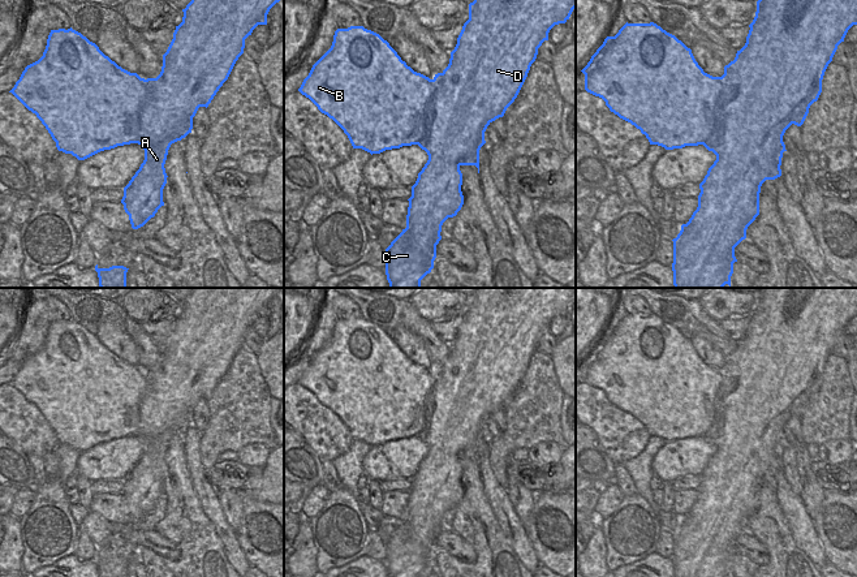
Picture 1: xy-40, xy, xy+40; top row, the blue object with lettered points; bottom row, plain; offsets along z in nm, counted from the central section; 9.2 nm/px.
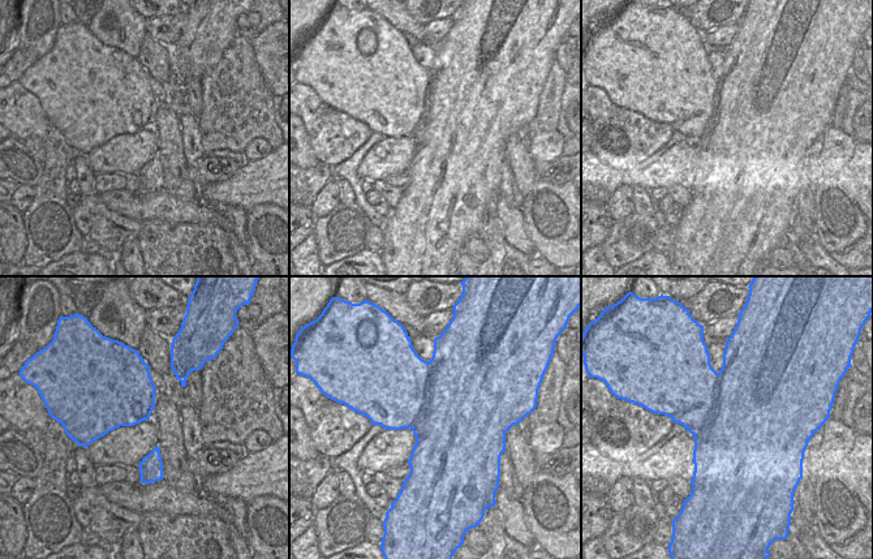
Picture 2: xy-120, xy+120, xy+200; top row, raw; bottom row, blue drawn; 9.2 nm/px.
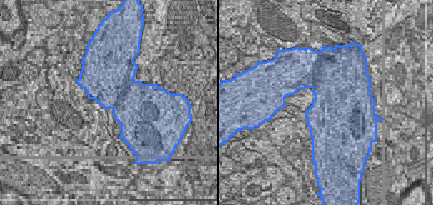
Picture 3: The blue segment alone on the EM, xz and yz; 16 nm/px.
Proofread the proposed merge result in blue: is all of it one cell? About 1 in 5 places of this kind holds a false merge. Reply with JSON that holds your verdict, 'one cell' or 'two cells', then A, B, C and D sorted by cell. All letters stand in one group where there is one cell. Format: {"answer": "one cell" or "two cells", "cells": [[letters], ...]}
{"answer": "two cells", "cells": [["A", "C", "D"], ["B"]]}

